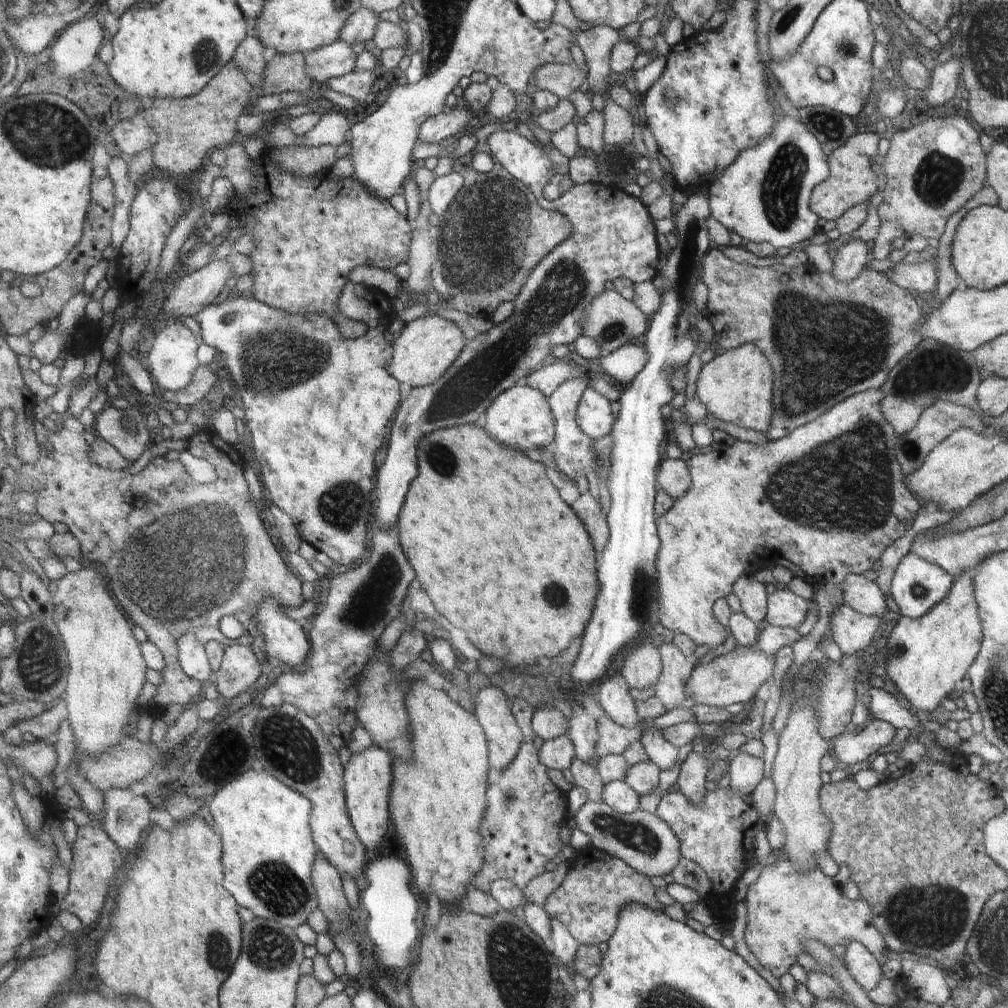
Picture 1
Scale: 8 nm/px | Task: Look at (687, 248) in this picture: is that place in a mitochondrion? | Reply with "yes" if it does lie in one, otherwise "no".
yes

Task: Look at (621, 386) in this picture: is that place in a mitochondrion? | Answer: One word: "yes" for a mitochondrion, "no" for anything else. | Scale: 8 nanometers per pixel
no

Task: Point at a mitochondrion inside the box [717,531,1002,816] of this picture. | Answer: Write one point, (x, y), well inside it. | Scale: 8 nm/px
(918, 591)

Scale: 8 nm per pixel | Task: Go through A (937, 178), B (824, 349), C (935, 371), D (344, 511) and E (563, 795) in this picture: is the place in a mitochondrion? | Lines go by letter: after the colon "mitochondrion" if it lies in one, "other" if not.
A: mitochondrion
B: mitochondrion
C: mitochondrion
D: mitochondrion
E: other

